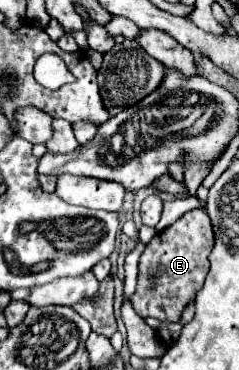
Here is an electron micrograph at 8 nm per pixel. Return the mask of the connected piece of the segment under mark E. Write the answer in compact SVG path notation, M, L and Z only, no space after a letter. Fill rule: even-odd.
M203 209L187 211L171 227L167 227L161 233L157 233L151 239L151 243L145 247L145 251L141 255L141 261L139 261L139 283L137 283L137 291L129 299L131 305L133 305L133 309L141 317L155 317L159 321L179 321L181 311L185 309L185 305L195 299L197 291L205 283L205 277L209 273L209 253L211 251L213 251L213 229L211 229L209 215ZM153 273L157 273L157 285L155 287L151 287L151 275Z

